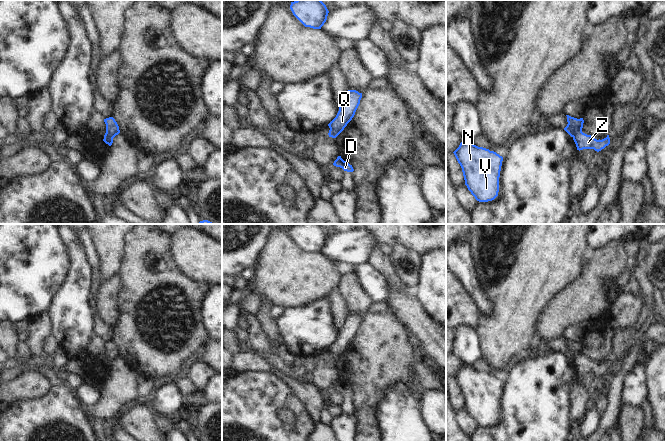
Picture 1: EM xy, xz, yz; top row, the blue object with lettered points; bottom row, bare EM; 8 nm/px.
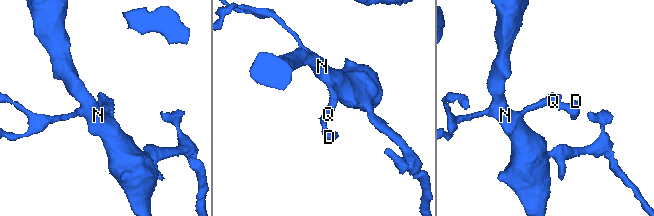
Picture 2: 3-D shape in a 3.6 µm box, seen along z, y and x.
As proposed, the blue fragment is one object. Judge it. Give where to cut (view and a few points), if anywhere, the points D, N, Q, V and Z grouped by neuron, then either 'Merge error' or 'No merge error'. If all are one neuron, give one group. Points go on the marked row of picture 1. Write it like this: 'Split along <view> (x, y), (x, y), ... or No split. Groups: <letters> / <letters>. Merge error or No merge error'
Split along yz (581, 130), (572, 136). Groups: D Z / N Q V. Merge error

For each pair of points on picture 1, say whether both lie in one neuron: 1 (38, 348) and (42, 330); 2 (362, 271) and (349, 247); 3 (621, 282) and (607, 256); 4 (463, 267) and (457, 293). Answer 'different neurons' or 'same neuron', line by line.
1: same neuron
2: different neurons
3: different neurons
4: different neurons

